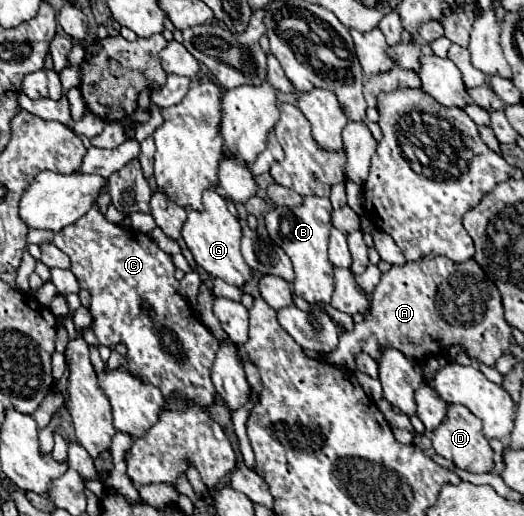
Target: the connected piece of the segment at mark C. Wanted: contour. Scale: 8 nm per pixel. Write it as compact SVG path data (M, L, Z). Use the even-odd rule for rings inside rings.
M97 205L91 207L91 211L87 211L81 219L55 233L53 243L69 255L71 273L77 277L81 289L87 289L91 293L93 301L89 309L93 313L93 333L97 335L99 343L107 347L125 343L129 373L143 383L159 387L169 409L183 409L183 403L175 399L177 393L189 405L199 405L203 411L207 411L217 397L217 391L211 383L211 367L219 349L219 339L213 337L207 325L197 317L195 309L181 297L179 281L173 275L171 257L163 253L147 235L131 231L129 237L125 229L109 223L97 209Z

